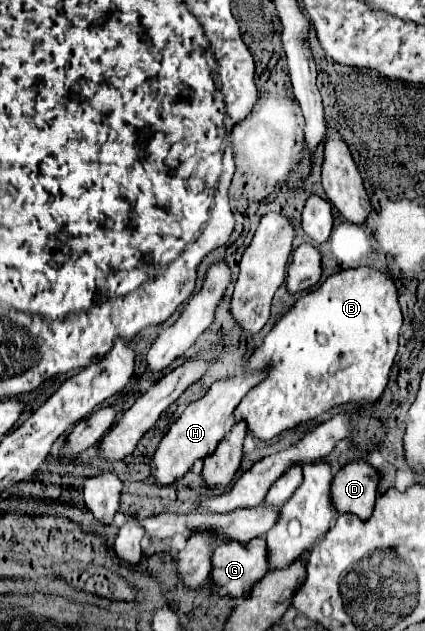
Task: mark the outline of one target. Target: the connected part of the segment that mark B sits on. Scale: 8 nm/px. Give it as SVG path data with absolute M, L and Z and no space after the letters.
M359 266L359 268L349 268L349 270L341 270L341 272L335 272L331 274L319 288L307 292L305 296L301 296L295 306L271 328L271 332L265 336L265 342L261 348L255 350L255 354L251 356L249 360L249 368L255 370L255 368L265 368L267 364L271 366L271 372L263 378L261 384L257 384L243 400L241 404L237 406L235 410L235 420L247 420L247 426L249 430L257 436L257 438L263 438L263 440L269 440L277 434L281 434L283 430L287 428L295 428L299 422L305 422L305 420L311 420L311 418L317 418L321 416L325 410L329 410L331 406L337 406L337 404L347 404L347 402L355 402L355 404L369 404L369 402L375 402L385 386L387 386L387 376L389 376L389 368L393 364L393 358L397 354L397 336L399 336L399 328L401 328L401 308L399 308L399 290L395 286L395 280L391 280L391 272L387 270L379 270L379 268L367 268L367 266Z

